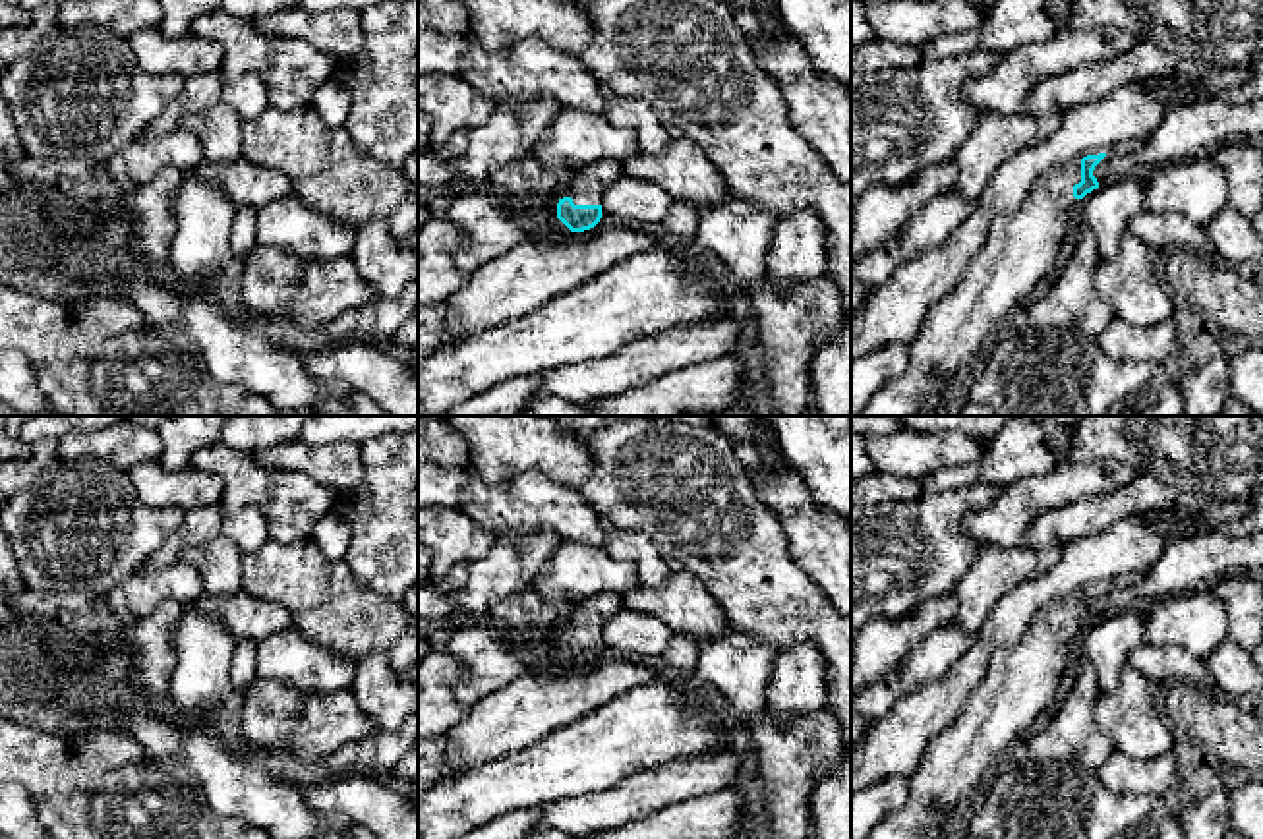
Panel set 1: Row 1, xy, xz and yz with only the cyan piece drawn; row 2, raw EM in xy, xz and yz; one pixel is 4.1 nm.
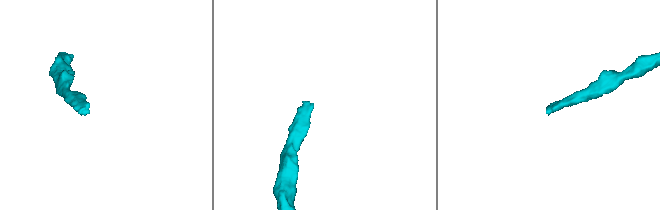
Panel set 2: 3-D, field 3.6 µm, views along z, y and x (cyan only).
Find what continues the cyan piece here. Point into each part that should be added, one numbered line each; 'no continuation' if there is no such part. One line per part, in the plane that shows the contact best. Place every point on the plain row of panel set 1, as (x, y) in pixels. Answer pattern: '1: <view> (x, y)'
1: xz (587, 621)

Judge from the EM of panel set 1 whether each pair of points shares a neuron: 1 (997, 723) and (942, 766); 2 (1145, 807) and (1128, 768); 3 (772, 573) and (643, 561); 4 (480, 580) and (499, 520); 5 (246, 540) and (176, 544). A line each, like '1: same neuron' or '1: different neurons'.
1: same neuron
2: different neurons
3: different neurons
4: different neurons
5: same neuron

